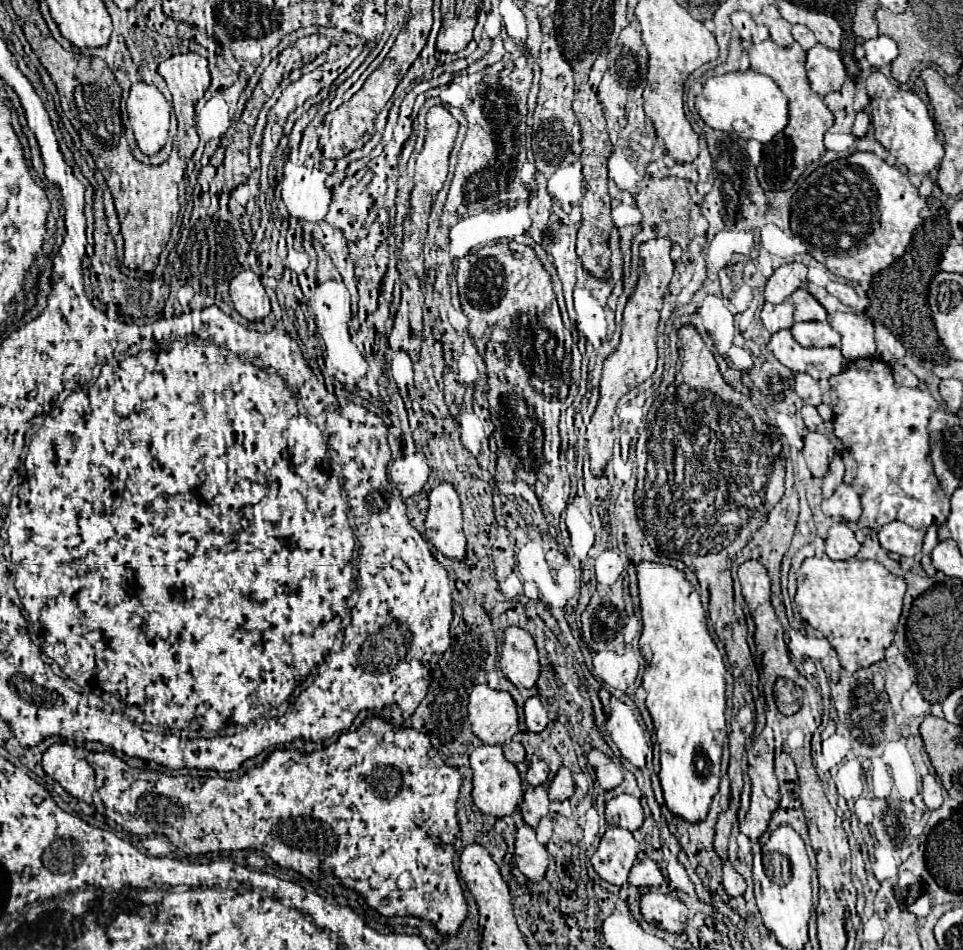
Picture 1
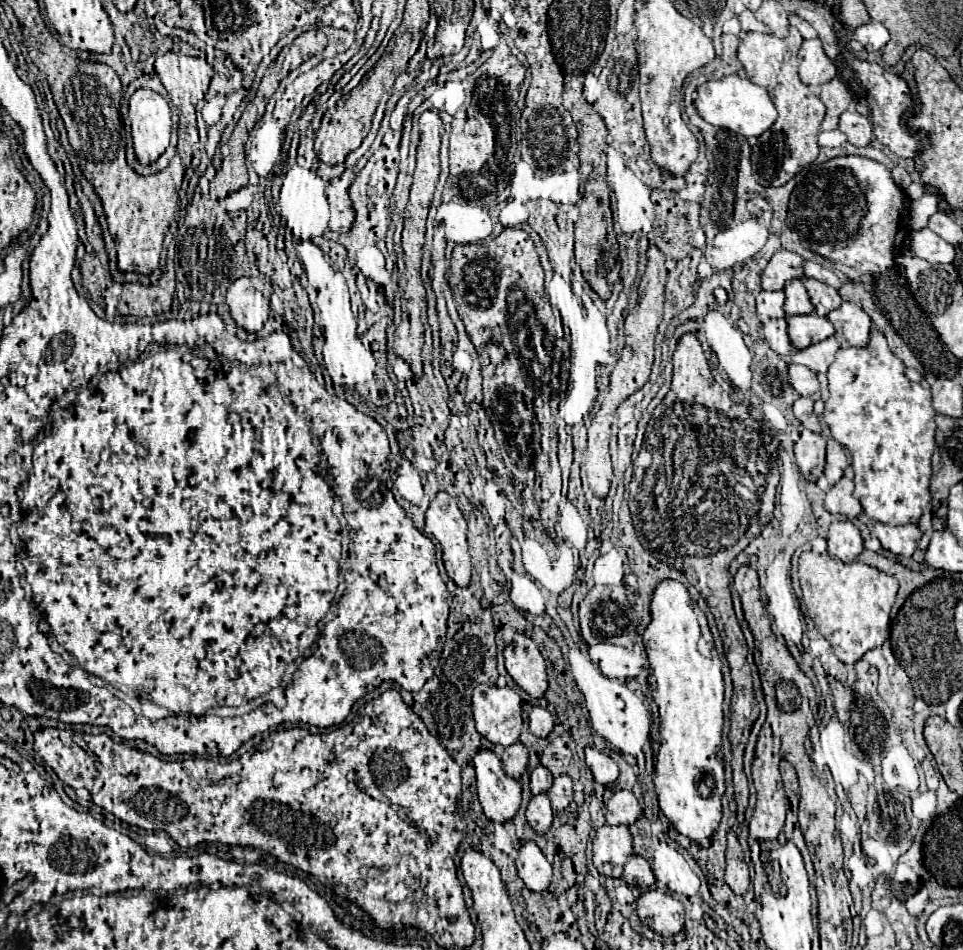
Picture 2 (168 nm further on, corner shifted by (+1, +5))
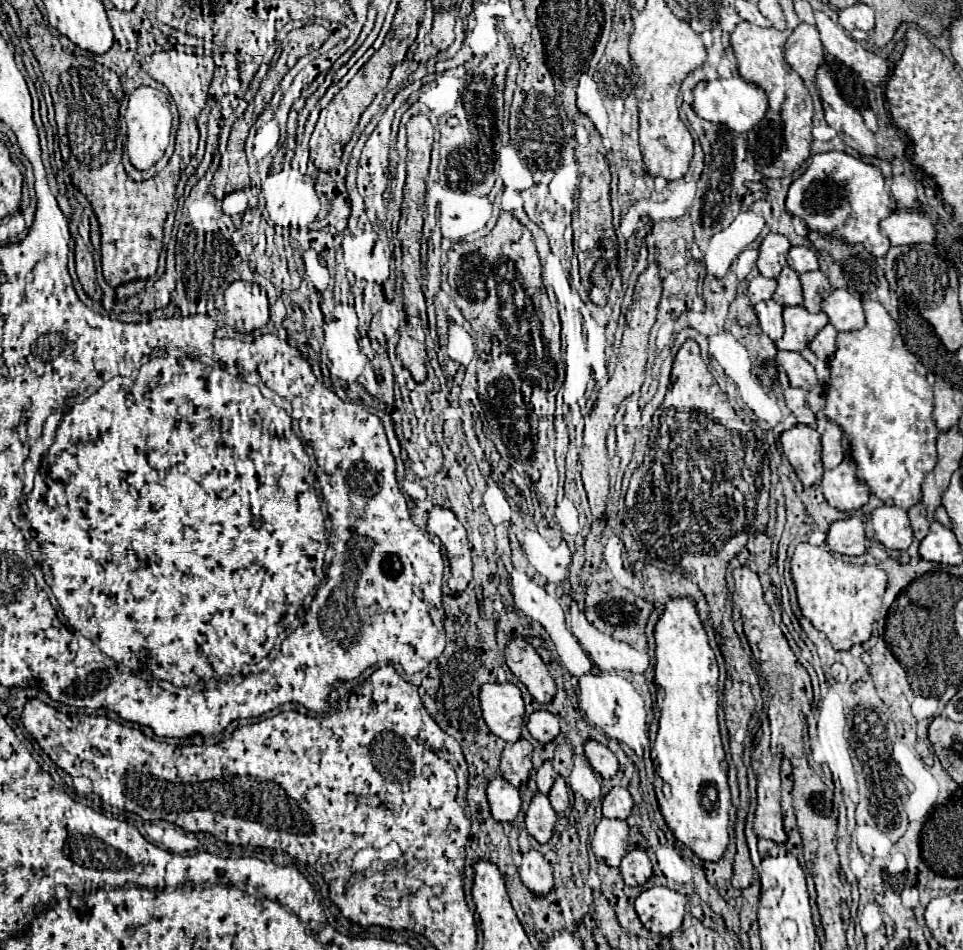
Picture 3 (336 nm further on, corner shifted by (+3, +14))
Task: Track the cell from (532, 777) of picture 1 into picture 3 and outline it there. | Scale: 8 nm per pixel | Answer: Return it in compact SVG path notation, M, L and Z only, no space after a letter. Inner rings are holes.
M544 761L544 765L536 771L536 785L538 785L538 791L540 791L540 793L548 793L556 777L558 777L558 773L552 769L550 761Z

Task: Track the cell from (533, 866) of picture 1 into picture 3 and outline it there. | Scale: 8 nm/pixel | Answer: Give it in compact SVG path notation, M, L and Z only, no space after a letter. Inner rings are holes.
M530 849L522 855L522 863L518 867L522 883L536 895L546 895L552 885L552 865L544 859L544 855L536 849Z

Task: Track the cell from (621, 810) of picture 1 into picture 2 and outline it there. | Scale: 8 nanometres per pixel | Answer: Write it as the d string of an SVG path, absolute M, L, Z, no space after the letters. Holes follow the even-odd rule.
M618 790L608 802L606 802L606 824L618 826L618 824L634 824L642 816L642 810L638 806L636 796L630 790Z

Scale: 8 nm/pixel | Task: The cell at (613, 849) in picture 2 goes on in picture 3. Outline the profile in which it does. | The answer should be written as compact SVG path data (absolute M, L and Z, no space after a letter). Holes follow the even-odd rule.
M602 817L592 837L592 851L600 863L618 867L628 851L628 823Z

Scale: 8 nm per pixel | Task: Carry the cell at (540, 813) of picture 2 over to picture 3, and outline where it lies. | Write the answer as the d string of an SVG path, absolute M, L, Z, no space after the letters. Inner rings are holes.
M536 793L526 811L526 831L538 843L546 843L552 837L554 823L556 823L556 811L552 809L548 795Z

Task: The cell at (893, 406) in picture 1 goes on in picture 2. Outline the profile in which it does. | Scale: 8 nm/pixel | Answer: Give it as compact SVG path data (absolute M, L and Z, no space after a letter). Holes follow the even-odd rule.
M872 328L870 340L866 346L840 348L836 354L836 362L828 368L830 382L830 398L824 408L824 422L828 424L832 436L844 444L852 454L854 466L854 496L860 500L864 512L878 522L884 524L916 524L920 516L930 506L930 458L936 446L936 412L932 408L932 394L924 390L918 382L910 382L906 378L906 366L900 358L896 358L886 338L880 330Z

